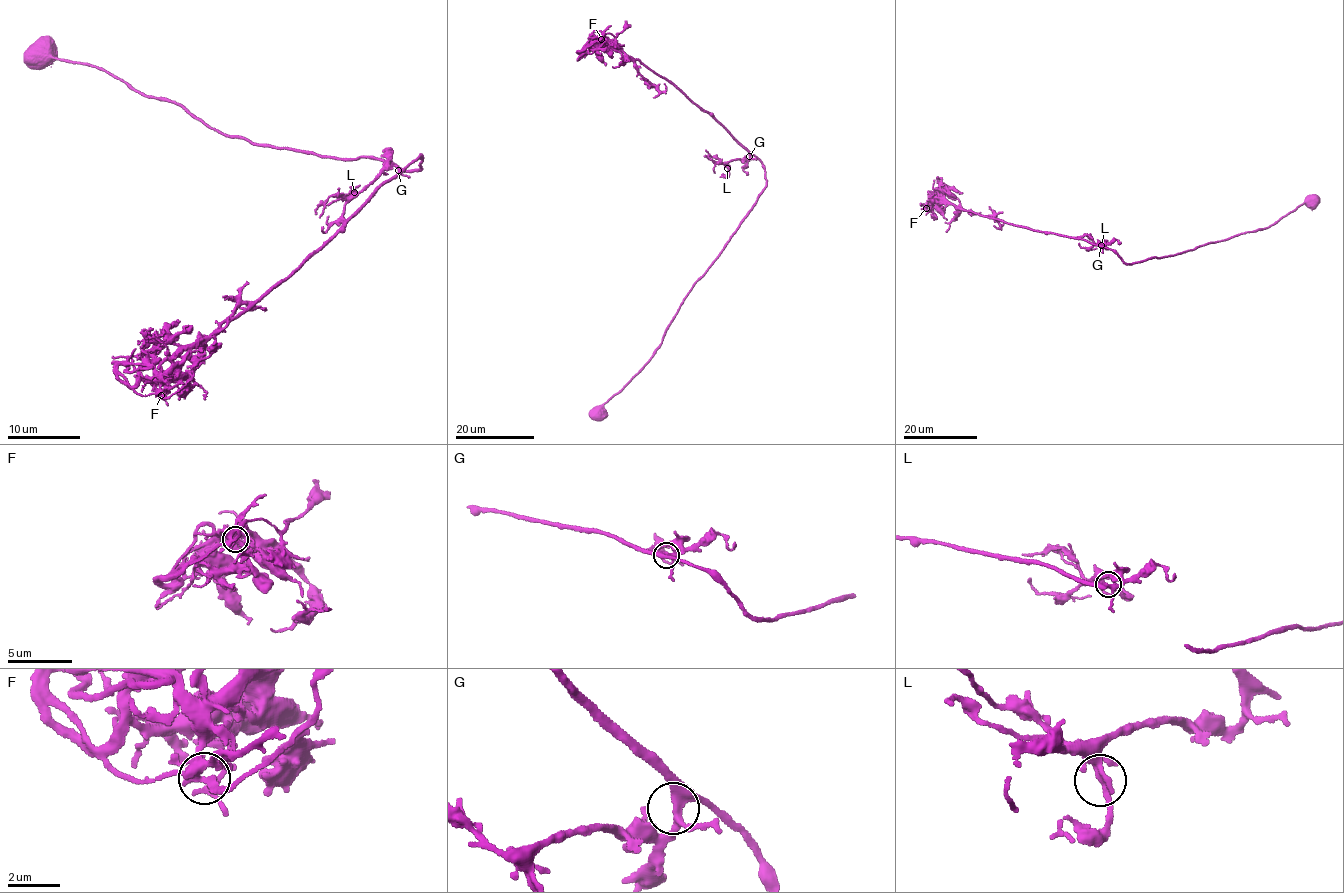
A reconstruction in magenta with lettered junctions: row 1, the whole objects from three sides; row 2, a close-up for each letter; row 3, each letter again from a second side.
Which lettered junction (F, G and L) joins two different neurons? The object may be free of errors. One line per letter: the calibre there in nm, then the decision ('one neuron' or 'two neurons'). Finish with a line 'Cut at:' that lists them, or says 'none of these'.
F: 300 nm thick; one neuron
G: 320 nm thick; one neuron
L: 280 nm thick; one neuron
Cut at: none of these

